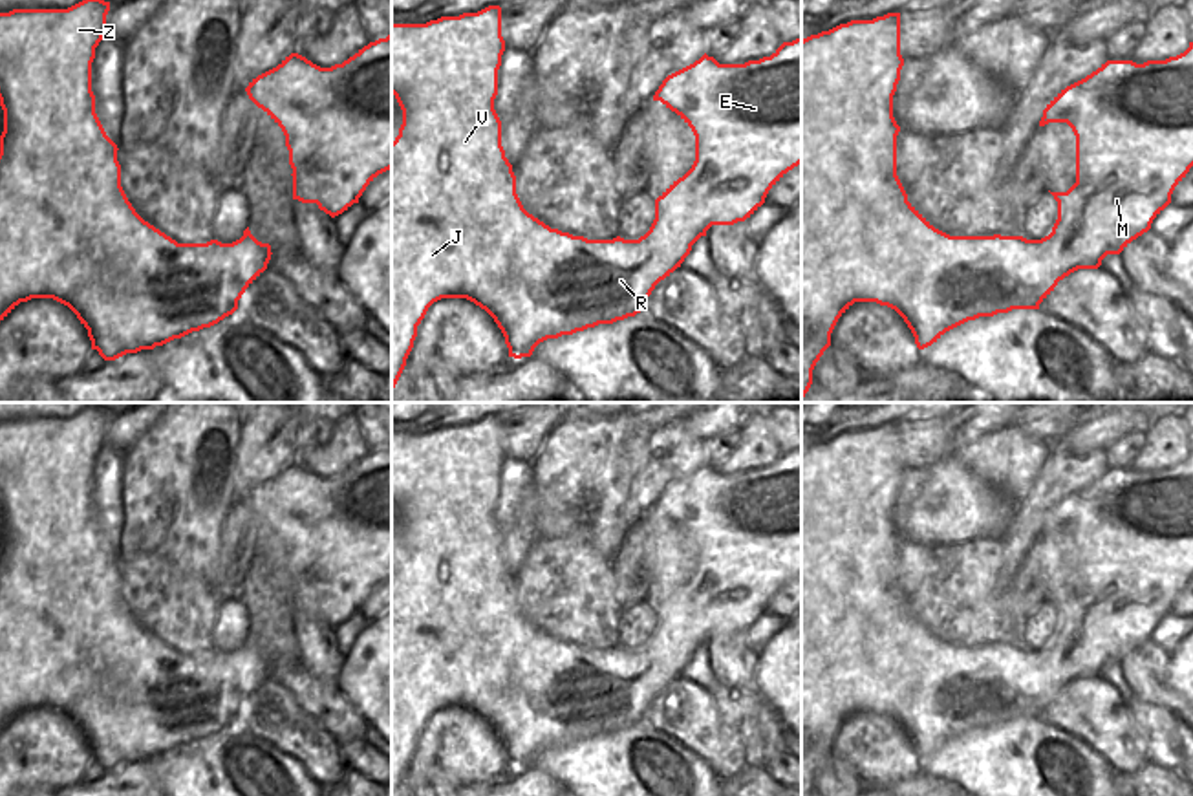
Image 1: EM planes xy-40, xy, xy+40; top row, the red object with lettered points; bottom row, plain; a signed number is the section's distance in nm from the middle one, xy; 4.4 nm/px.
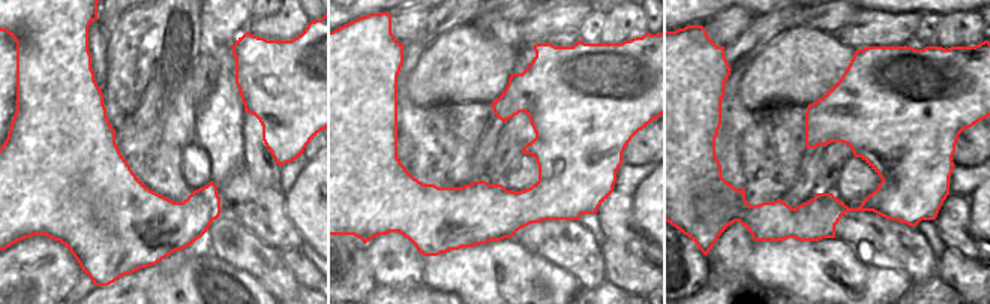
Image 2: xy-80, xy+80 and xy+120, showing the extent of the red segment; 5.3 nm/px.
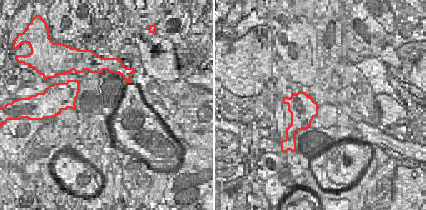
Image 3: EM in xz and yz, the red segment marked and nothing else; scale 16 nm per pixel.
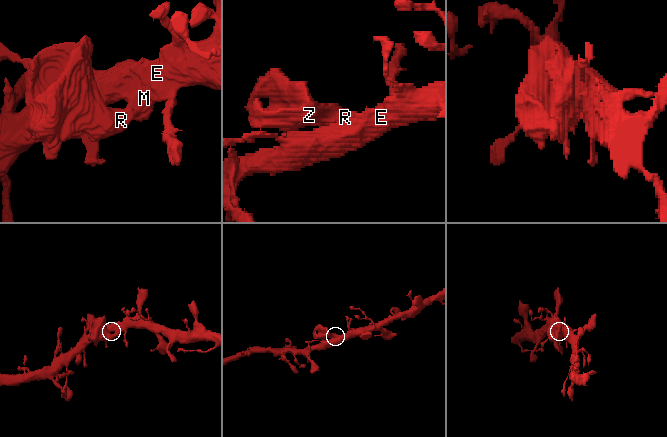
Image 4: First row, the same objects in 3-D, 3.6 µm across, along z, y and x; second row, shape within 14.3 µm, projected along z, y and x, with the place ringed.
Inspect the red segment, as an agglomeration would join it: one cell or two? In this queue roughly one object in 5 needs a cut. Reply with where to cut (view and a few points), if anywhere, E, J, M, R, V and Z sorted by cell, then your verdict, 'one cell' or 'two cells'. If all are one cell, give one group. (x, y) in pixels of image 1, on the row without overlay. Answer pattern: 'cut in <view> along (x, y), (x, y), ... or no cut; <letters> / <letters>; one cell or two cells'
cut in xy+40 along (1053, 641), (1074, 652), (1073, 668), (1080, 677); E M / J R V Z; two cells

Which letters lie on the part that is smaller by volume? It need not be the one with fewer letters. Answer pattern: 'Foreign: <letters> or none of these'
Foreign: J, R, V, Z

